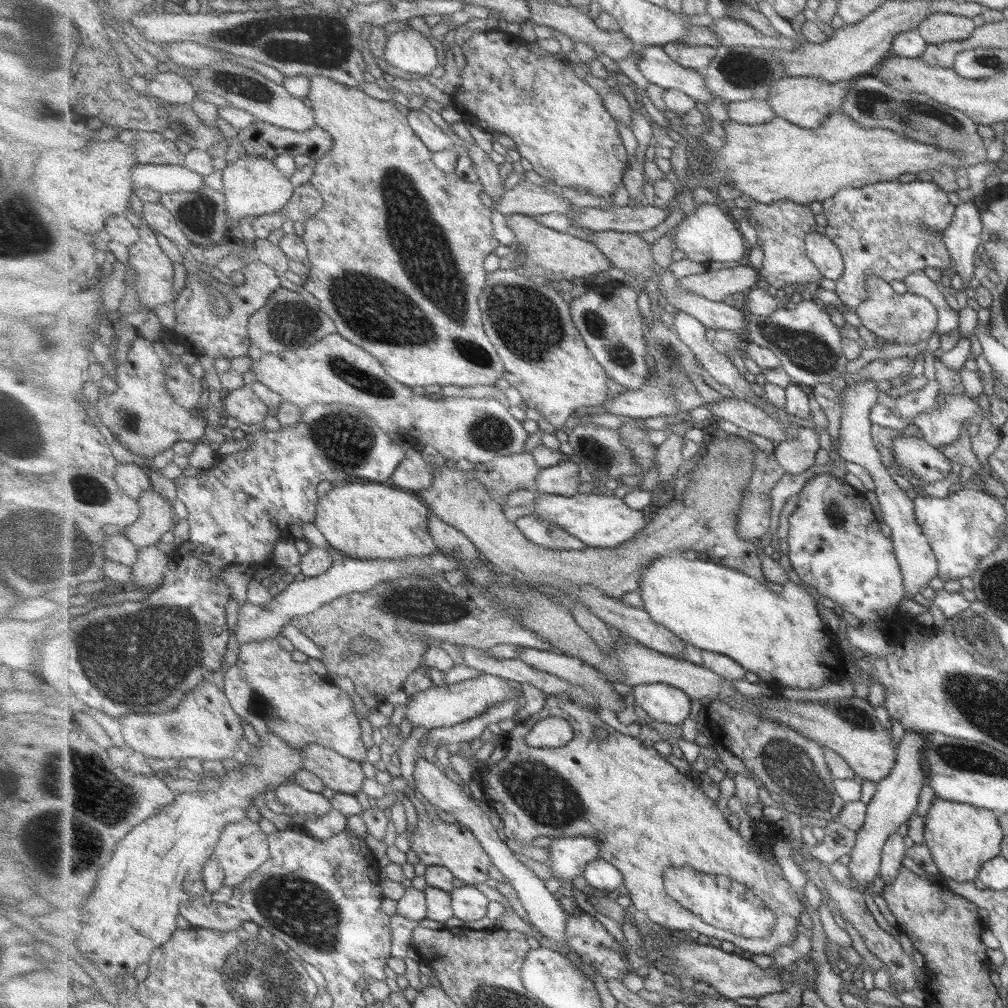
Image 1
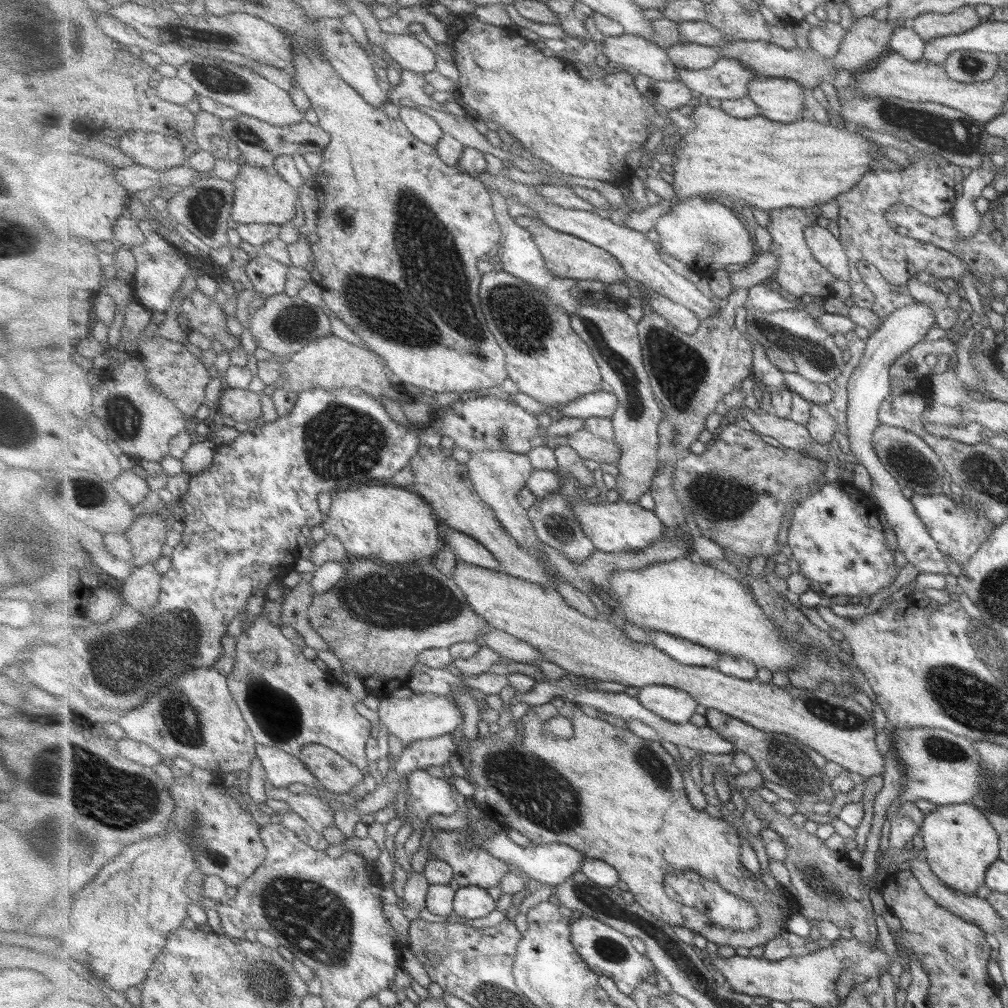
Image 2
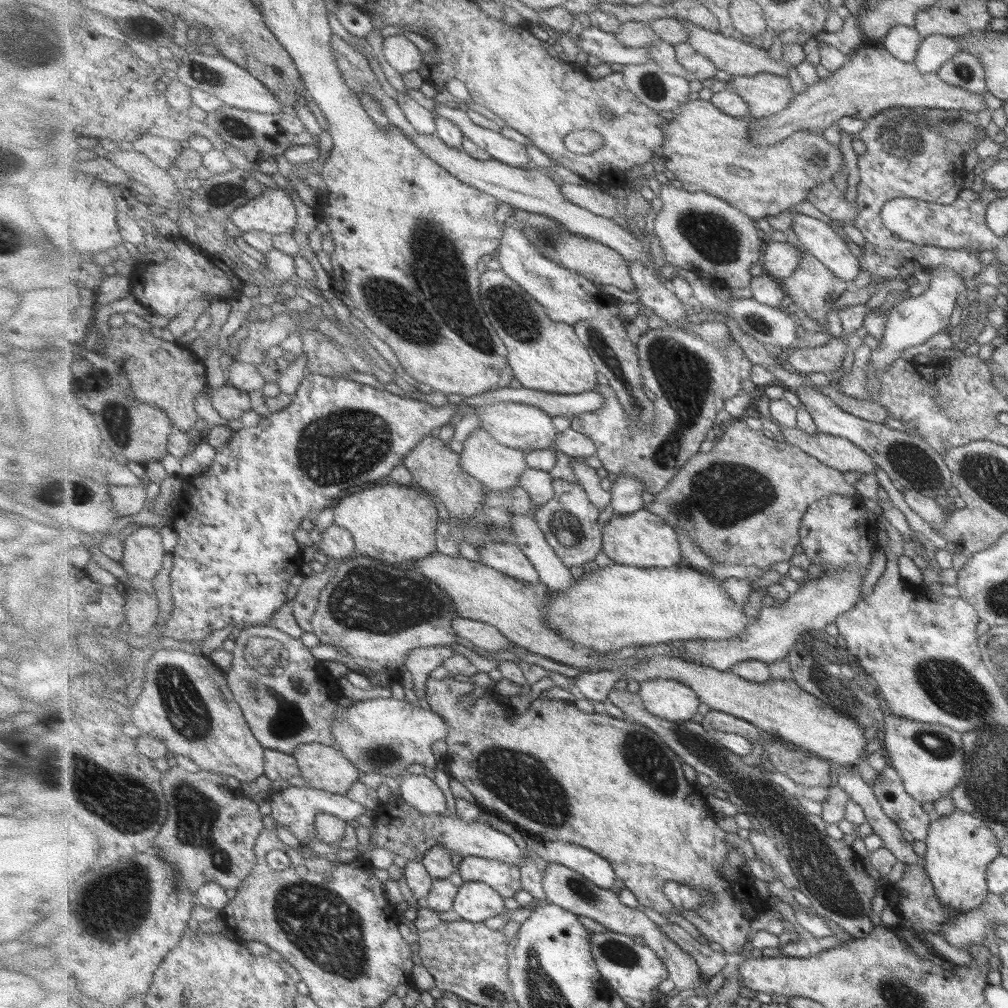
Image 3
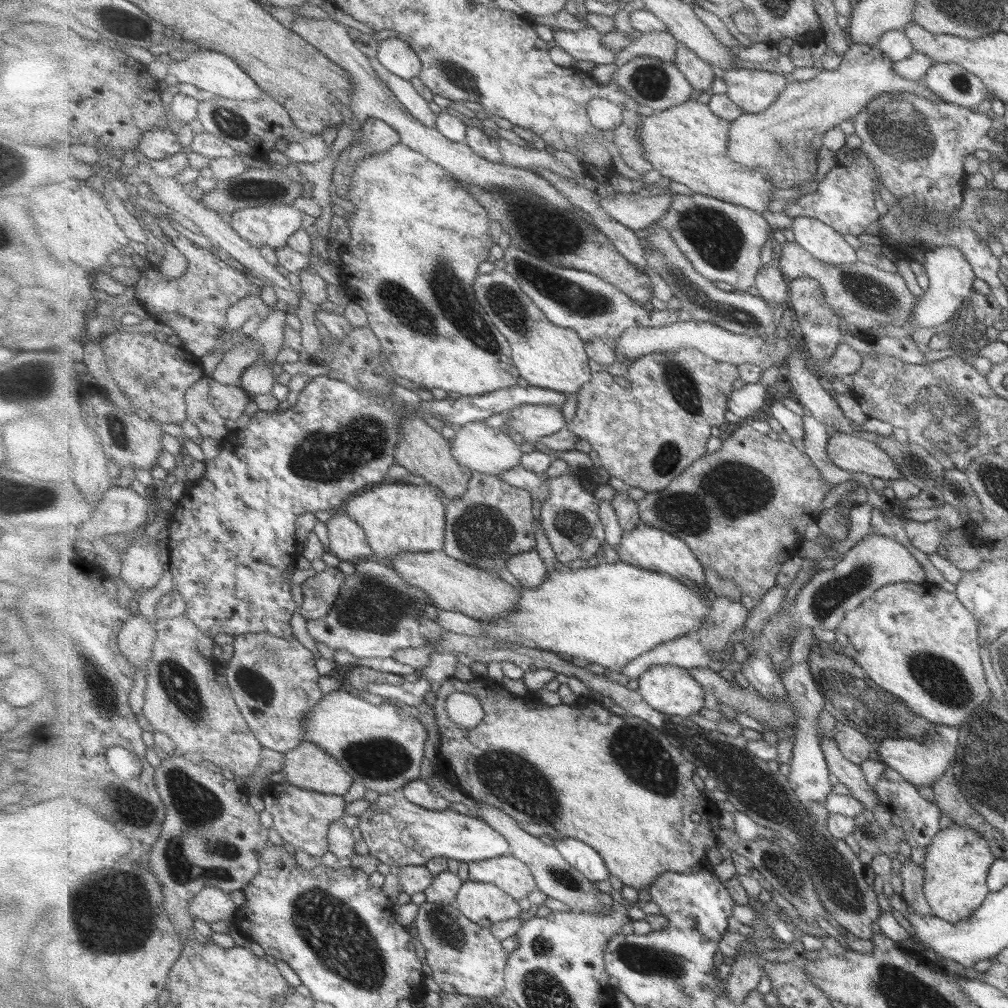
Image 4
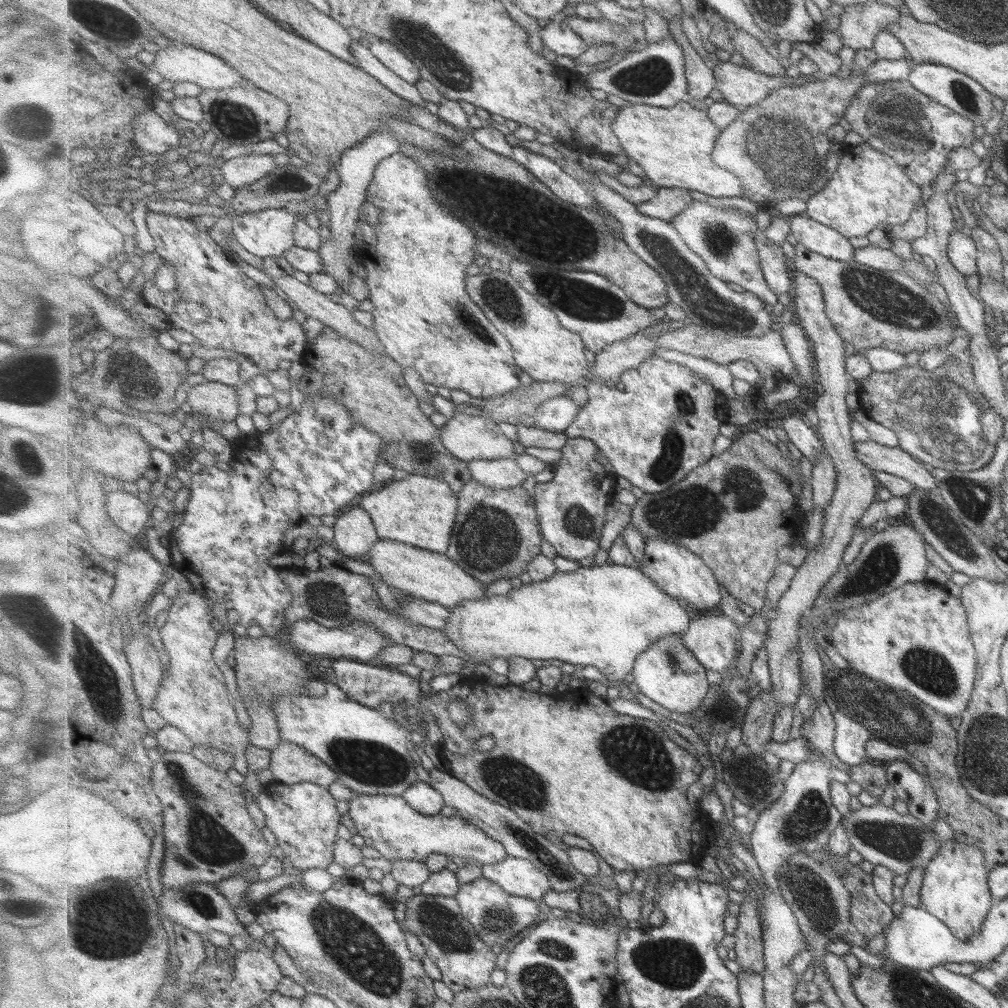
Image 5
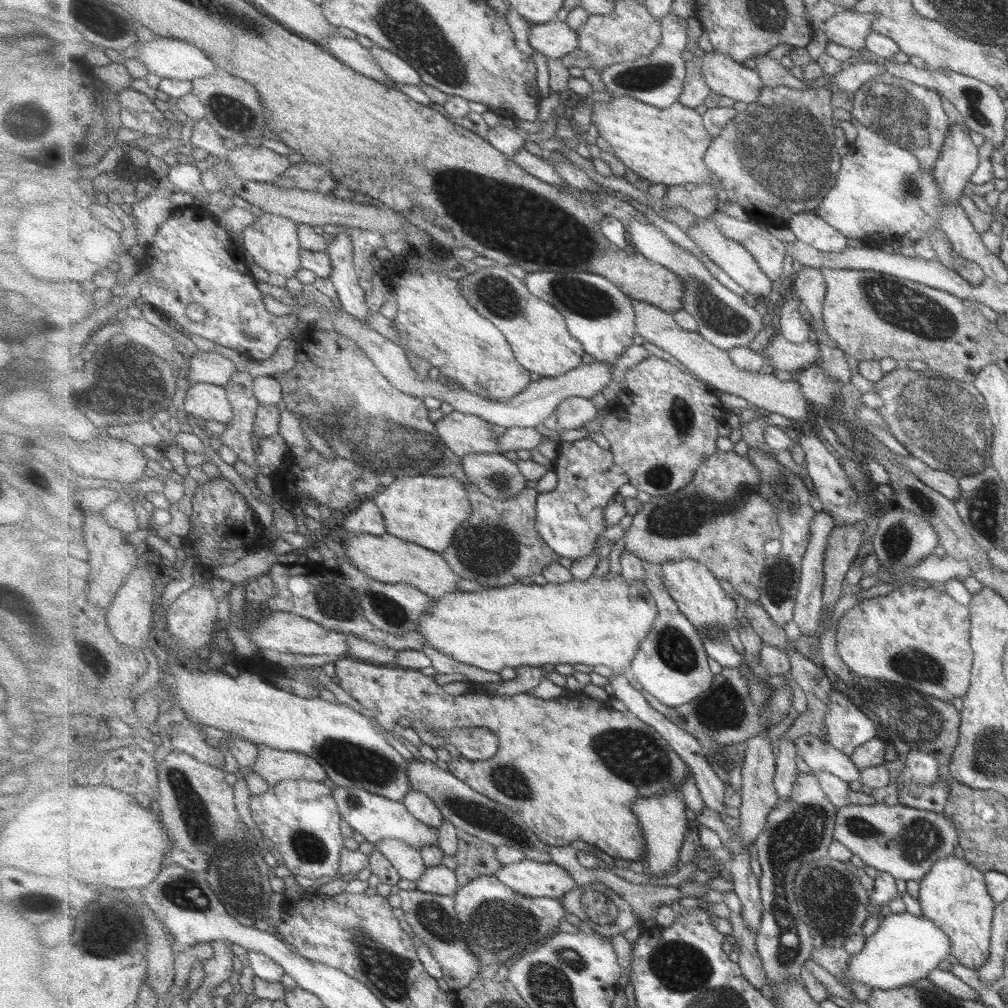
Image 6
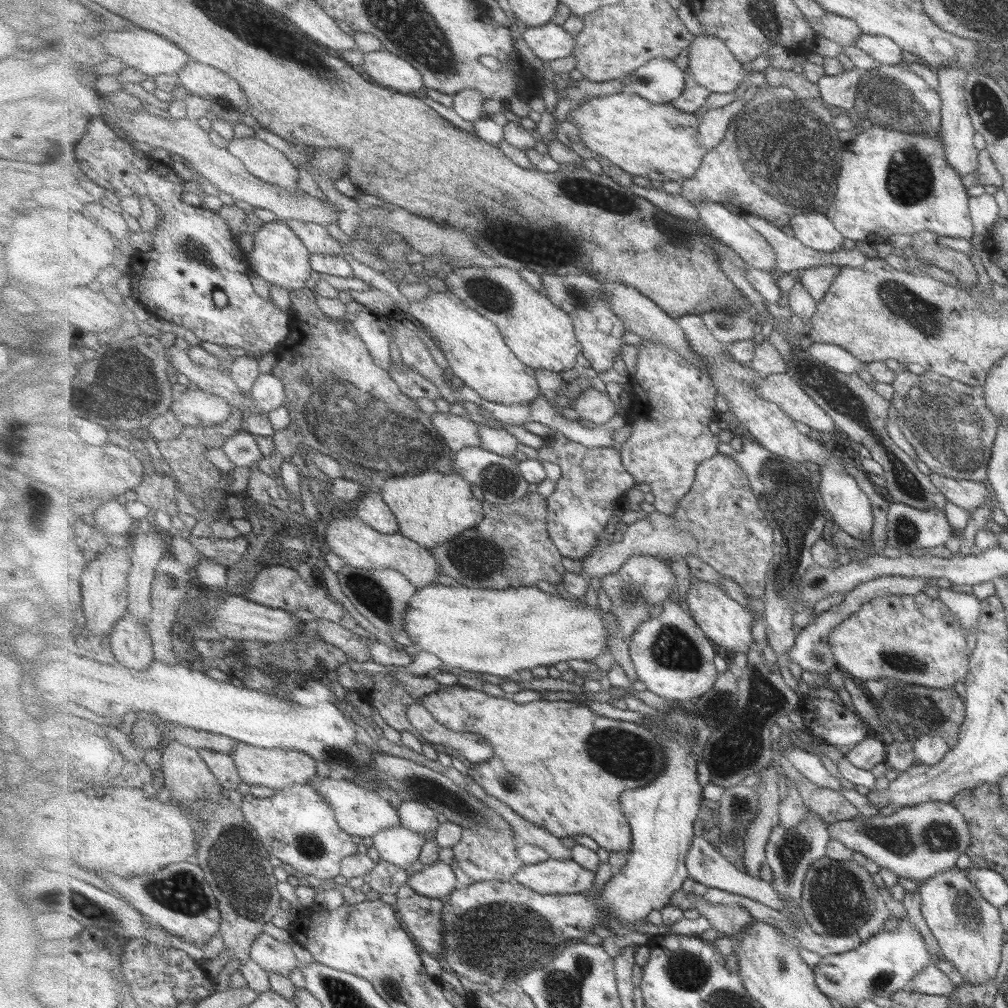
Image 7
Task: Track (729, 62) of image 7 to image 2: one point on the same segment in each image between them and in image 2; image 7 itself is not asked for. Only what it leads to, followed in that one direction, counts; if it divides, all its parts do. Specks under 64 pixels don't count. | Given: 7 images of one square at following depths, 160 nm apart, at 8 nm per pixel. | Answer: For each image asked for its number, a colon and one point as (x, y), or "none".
2: (781, 100)
3: (767, 94)
4: (752, 90)
5: (741, 85)
6: (727, 77)

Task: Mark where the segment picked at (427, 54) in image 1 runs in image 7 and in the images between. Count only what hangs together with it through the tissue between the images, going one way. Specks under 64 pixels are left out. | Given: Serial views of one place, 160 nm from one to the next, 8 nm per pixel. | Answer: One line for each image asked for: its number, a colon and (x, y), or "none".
2: (411, 55)
3: (401, 54)
4: (396, 55)
5: (394, 58)
6: (400, 71)
7: (385, 68)

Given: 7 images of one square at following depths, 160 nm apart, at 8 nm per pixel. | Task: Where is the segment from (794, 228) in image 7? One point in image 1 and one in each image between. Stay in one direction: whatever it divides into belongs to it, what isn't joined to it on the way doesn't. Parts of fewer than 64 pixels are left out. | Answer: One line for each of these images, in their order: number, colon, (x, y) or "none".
1: (827, 256)
2: (829, 251)
3: (818, 238)
4: (827, 244)
5: (818, 237)
6: (808, 227)

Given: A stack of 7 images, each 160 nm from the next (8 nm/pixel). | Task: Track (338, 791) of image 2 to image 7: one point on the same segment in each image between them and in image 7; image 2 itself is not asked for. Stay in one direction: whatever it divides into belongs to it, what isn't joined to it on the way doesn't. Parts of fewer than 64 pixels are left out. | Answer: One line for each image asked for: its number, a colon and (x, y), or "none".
3: (323, 767)
4: (308, 767)
5: (290, 764)
6: (273, 766)
7: (275, 768)

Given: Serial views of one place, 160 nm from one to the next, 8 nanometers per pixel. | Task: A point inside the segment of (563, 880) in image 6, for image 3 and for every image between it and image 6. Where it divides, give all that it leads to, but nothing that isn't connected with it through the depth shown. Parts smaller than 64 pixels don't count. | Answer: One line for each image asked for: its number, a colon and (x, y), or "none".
3: (505, 879)
4: (513, 876)
5: (520, 877)

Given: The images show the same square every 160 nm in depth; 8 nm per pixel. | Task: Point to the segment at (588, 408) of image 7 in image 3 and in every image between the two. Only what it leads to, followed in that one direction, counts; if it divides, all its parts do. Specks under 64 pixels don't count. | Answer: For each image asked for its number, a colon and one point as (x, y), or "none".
3: (521, 426)
4: (533, 422)
5: (556, 415)
6: (573, 412)

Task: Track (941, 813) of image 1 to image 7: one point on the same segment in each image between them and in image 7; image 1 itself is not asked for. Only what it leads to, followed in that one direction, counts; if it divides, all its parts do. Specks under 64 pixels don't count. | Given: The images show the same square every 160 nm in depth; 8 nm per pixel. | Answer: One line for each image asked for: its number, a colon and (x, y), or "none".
2: (960, 842)
3: (959, 847)
4: (958, 861)
5: (954, 888)
6: (954, 895)
7: (969, 934)

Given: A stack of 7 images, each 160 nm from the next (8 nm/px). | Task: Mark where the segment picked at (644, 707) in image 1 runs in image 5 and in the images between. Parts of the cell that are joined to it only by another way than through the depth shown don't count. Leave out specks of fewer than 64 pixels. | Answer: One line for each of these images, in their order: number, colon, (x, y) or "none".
2: (676, 705)
3: (670, 699)
4: (673, 690)
5: (668, 673)

